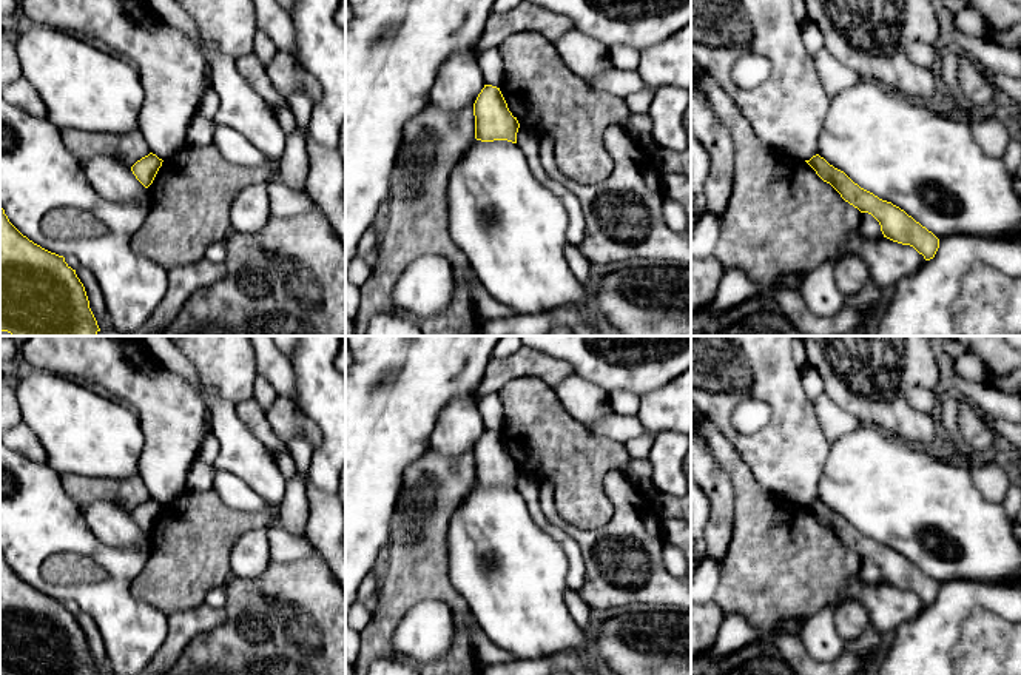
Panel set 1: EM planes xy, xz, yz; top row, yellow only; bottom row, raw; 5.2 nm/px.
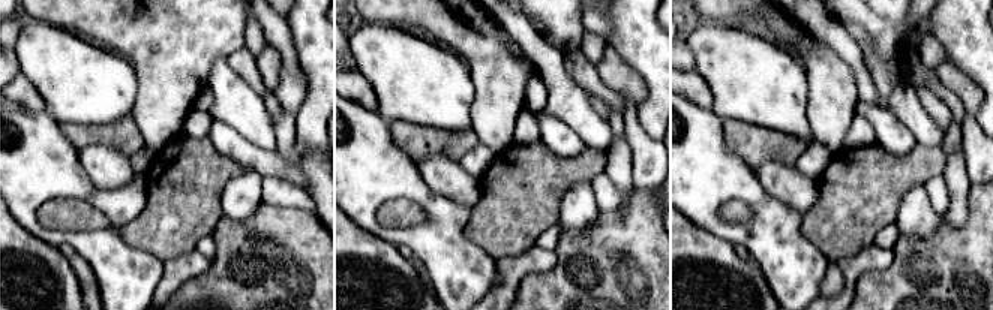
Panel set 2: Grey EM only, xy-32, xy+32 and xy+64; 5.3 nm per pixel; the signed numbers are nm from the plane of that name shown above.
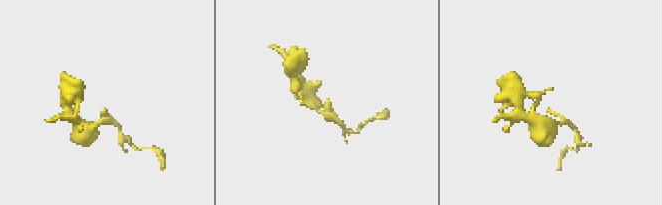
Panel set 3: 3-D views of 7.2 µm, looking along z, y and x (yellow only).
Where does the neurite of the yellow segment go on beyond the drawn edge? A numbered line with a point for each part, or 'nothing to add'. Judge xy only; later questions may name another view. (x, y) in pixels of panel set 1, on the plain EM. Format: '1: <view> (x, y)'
nothing to add

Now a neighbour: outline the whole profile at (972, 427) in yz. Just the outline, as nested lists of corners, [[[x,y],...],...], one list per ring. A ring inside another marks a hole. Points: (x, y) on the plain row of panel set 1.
[[[965,399],[959,401],[958,407],[958,427],[961,436],[979,455],[989,455],[993,445],[993,430],[979,418],[972,404]]]

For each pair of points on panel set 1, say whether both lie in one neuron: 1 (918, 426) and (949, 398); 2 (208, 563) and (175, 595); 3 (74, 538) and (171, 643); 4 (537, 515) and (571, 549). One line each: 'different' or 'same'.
1: different
2: same
3: different
4: same

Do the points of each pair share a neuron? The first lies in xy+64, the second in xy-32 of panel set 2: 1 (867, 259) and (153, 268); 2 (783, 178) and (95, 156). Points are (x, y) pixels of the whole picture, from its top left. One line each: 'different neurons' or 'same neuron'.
1: different neurons
2: same neuron

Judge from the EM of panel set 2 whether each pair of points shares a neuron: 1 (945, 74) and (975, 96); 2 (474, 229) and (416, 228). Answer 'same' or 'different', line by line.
1: same
2: different

